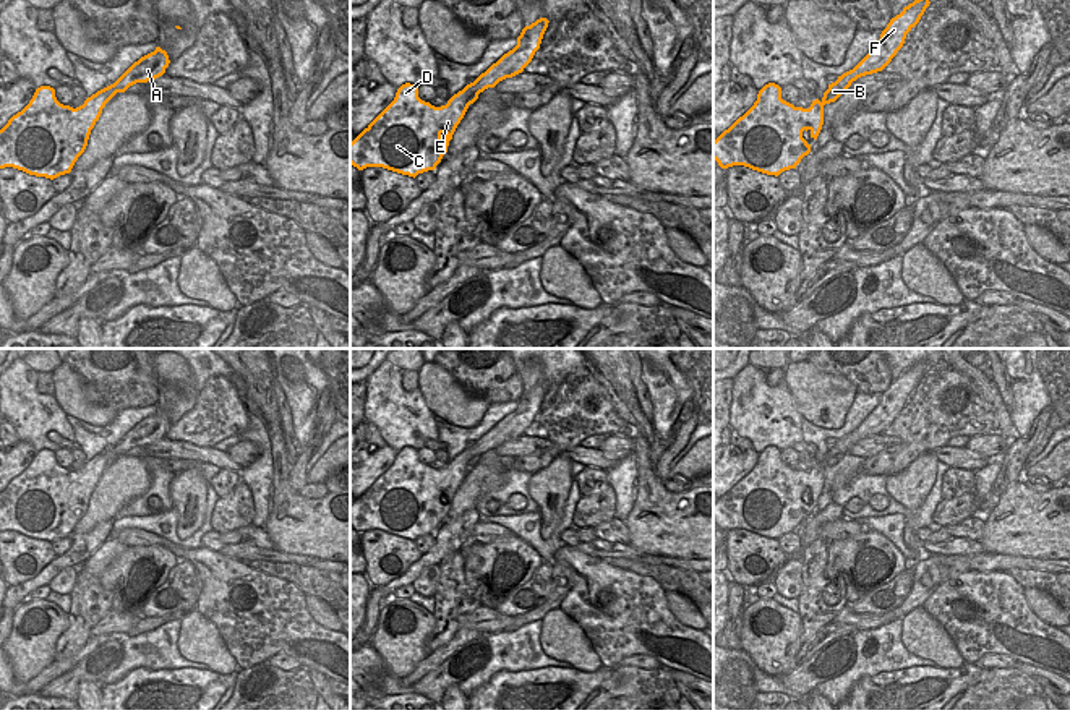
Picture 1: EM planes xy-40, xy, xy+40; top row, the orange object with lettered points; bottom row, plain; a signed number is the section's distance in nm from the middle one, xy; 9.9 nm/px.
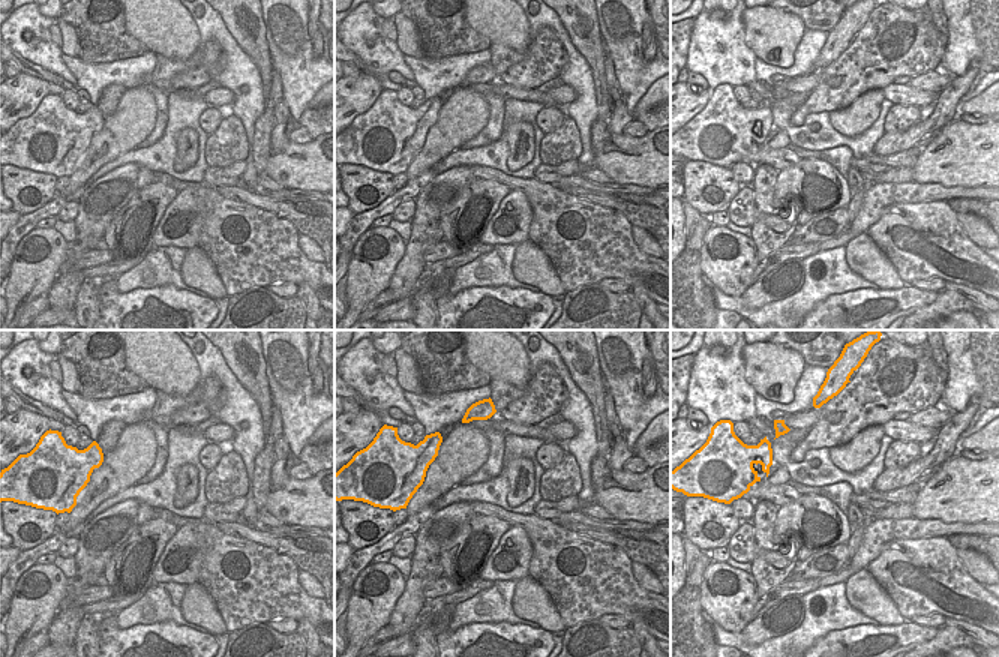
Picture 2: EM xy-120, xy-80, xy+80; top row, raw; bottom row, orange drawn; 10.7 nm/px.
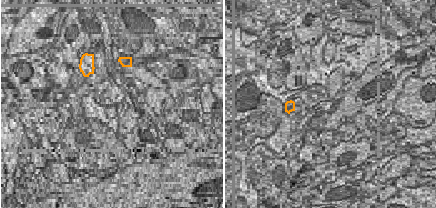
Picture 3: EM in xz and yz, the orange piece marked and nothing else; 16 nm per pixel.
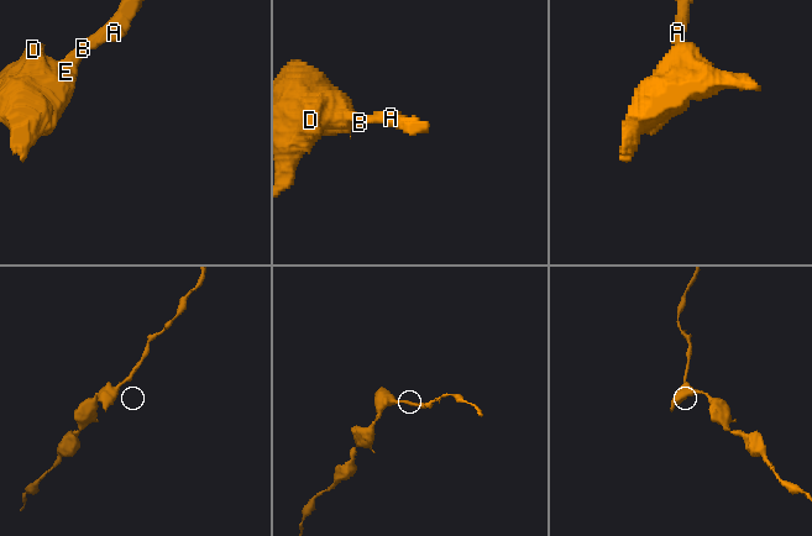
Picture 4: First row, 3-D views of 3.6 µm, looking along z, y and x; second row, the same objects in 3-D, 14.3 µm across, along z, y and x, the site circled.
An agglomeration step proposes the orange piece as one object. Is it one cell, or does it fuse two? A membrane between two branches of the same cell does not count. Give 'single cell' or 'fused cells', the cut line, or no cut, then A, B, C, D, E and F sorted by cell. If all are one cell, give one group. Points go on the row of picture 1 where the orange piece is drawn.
single cell; no cut; A B C D E F

